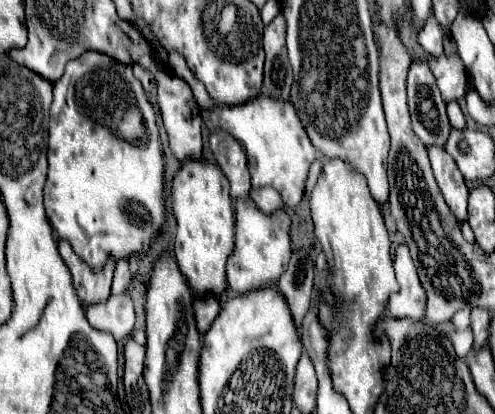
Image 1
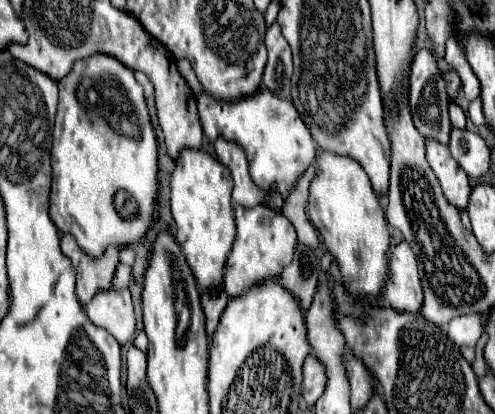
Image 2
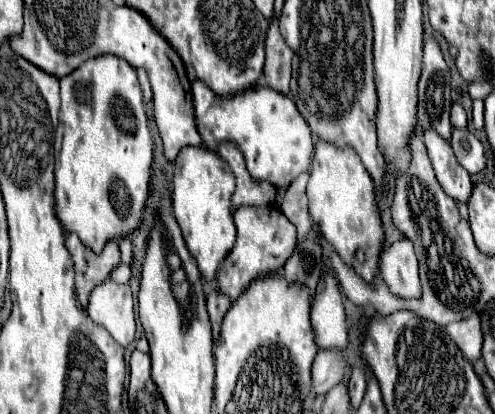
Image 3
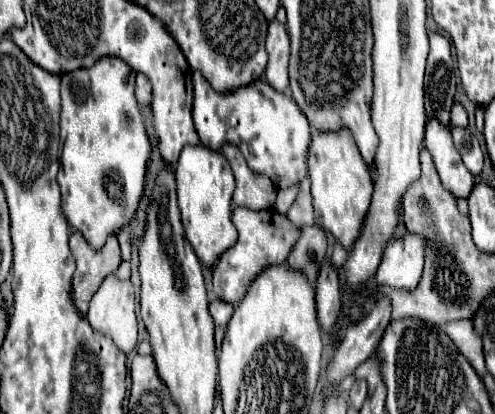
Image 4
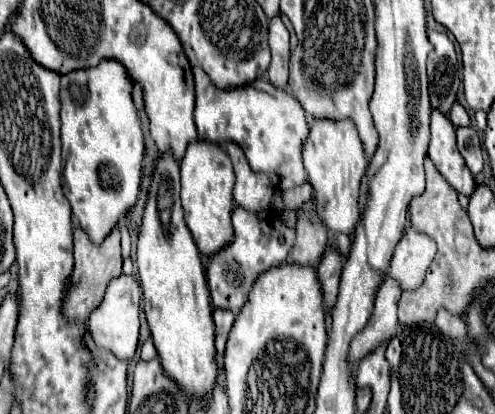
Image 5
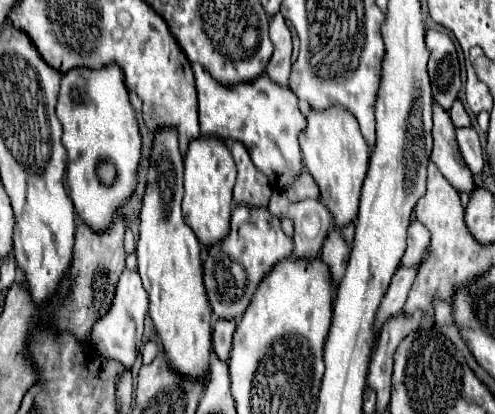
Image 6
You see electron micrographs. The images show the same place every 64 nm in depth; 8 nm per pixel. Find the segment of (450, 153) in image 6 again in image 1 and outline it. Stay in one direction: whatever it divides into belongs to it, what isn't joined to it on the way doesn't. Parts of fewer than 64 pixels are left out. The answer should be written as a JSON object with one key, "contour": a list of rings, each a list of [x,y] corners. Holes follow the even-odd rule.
{"contour":[[[428,148],[428,156],[438,188],[448,208],[456,216],[458,224],[462,224],[466,220],[466,204],[468,204],[468,188],[464,184],[464,178],[460,176],[456,162],[452,160],[452,156],[448,156],[448,152],[444,152],[444,148]]]}

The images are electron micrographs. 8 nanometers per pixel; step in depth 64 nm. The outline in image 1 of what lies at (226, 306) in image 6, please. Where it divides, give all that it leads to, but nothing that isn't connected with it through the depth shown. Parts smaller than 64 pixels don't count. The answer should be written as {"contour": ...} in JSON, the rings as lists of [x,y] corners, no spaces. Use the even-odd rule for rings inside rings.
{"contour":[[[248,198],[236,200],[236,250],[228,258],[228,288],[244,294],[264,286],[274,286],[292,256],[290,218],[284,210],[264,214]]]}

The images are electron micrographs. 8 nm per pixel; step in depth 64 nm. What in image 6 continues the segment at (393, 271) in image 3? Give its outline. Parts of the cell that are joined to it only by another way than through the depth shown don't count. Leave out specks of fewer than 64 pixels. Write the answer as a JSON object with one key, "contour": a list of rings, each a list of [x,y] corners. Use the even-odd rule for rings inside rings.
{"contour":[[[414,220],[408,226],[408,246],[402,256],[402,268],[414,268],[414,266],[420,268],[428,250],[430,250],[430,234],[424,228],[424,224]]]}

